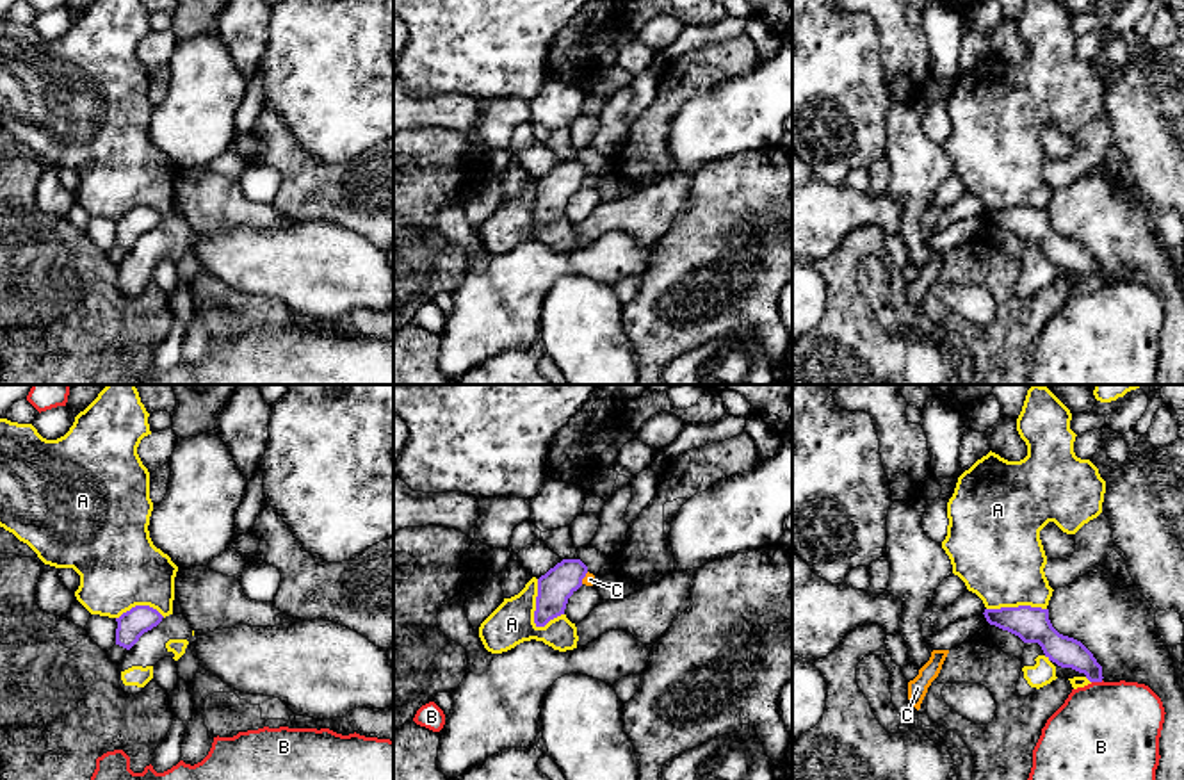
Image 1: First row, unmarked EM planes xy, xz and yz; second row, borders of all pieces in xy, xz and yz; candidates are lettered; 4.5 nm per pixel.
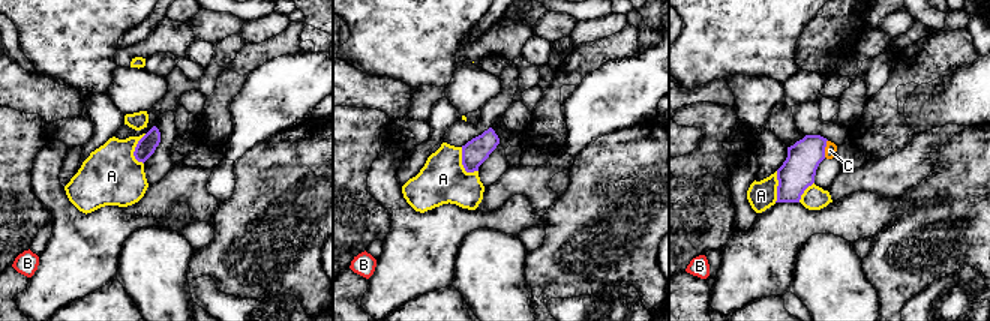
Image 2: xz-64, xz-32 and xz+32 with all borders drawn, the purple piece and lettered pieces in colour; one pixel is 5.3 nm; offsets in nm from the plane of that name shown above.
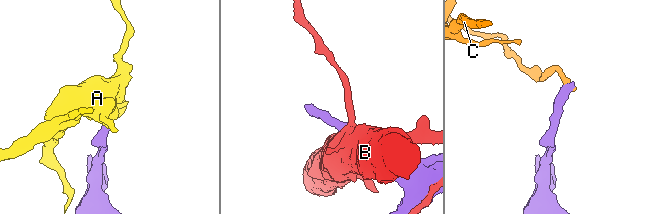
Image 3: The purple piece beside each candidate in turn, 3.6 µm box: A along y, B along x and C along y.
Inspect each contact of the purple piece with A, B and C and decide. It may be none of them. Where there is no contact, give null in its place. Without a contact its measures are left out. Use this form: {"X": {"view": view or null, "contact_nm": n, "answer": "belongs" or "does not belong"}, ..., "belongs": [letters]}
{"A": {"view": "xz", "contact_nm": 220, "answer": "does not belong"}, "B": {"view": "yz", "contact_nm": 60, "answer": "does not belong"}, "C": {"view": "xz", "contact_nm": 70, "answer": "does not belong"}, "belongs": []}

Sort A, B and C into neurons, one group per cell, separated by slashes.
A / B / C

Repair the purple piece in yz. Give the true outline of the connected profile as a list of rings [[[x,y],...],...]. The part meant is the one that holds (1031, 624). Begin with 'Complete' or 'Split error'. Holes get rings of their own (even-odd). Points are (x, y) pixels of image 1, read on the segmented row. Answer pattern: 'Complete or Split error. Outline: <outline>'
Complete. Outline: [[[1018,605],[985,609],[983,614],[990,625],[1018,636],[1024,643],[1038,643],[1058,666],[1084,673],[1090,682],[1102,682],[1102,666],[1093,654],[1081,641],[1059,634],[1049,620],[1049,609]]]

